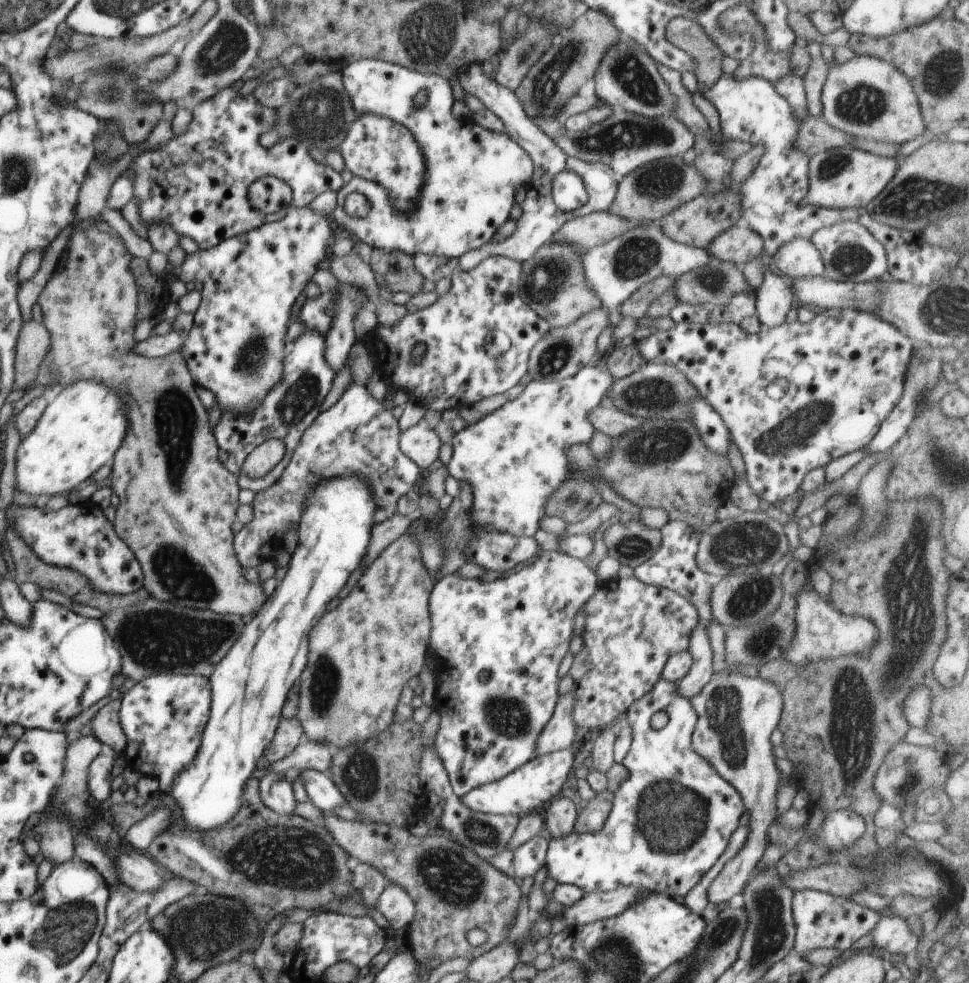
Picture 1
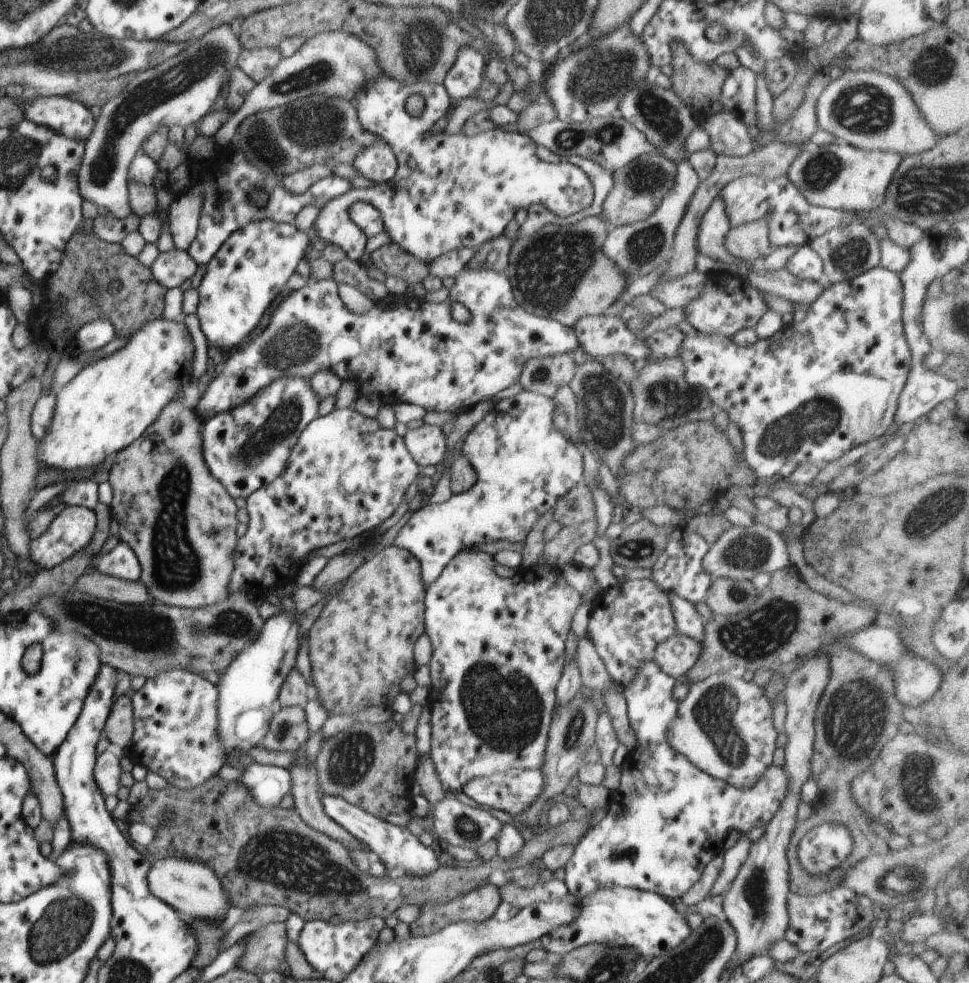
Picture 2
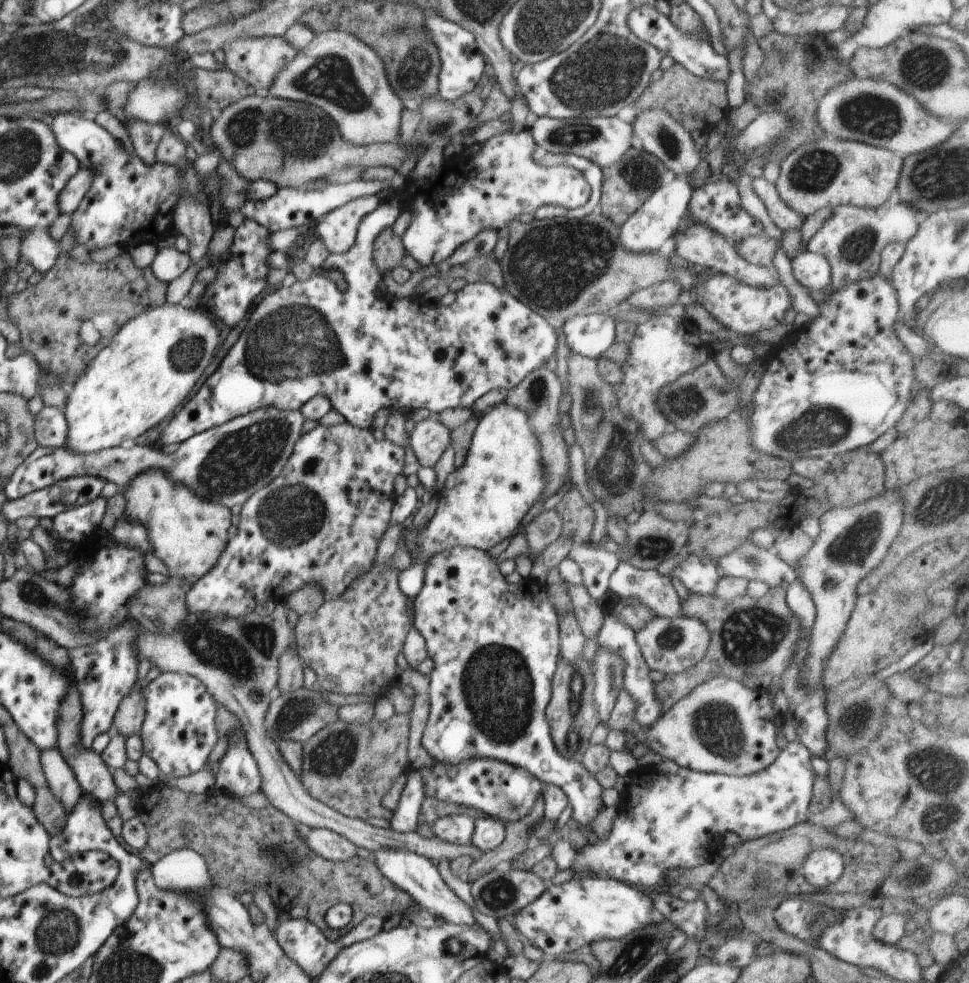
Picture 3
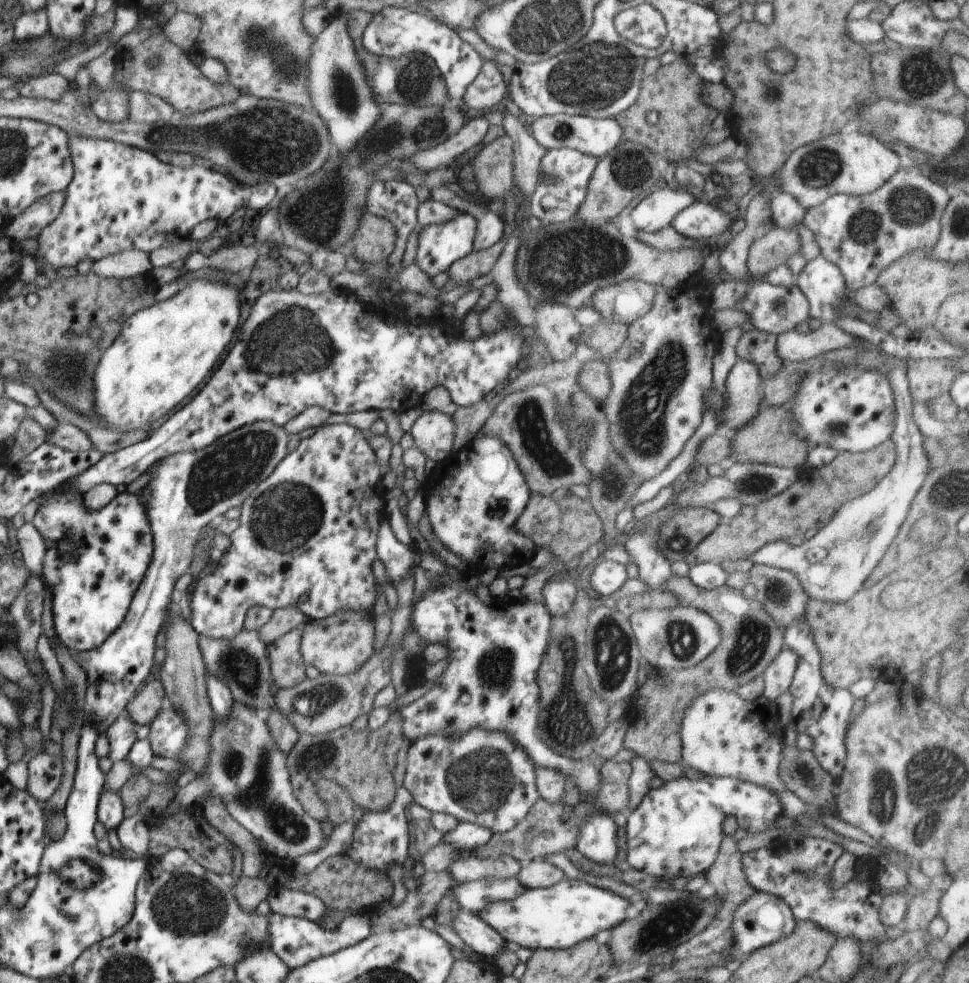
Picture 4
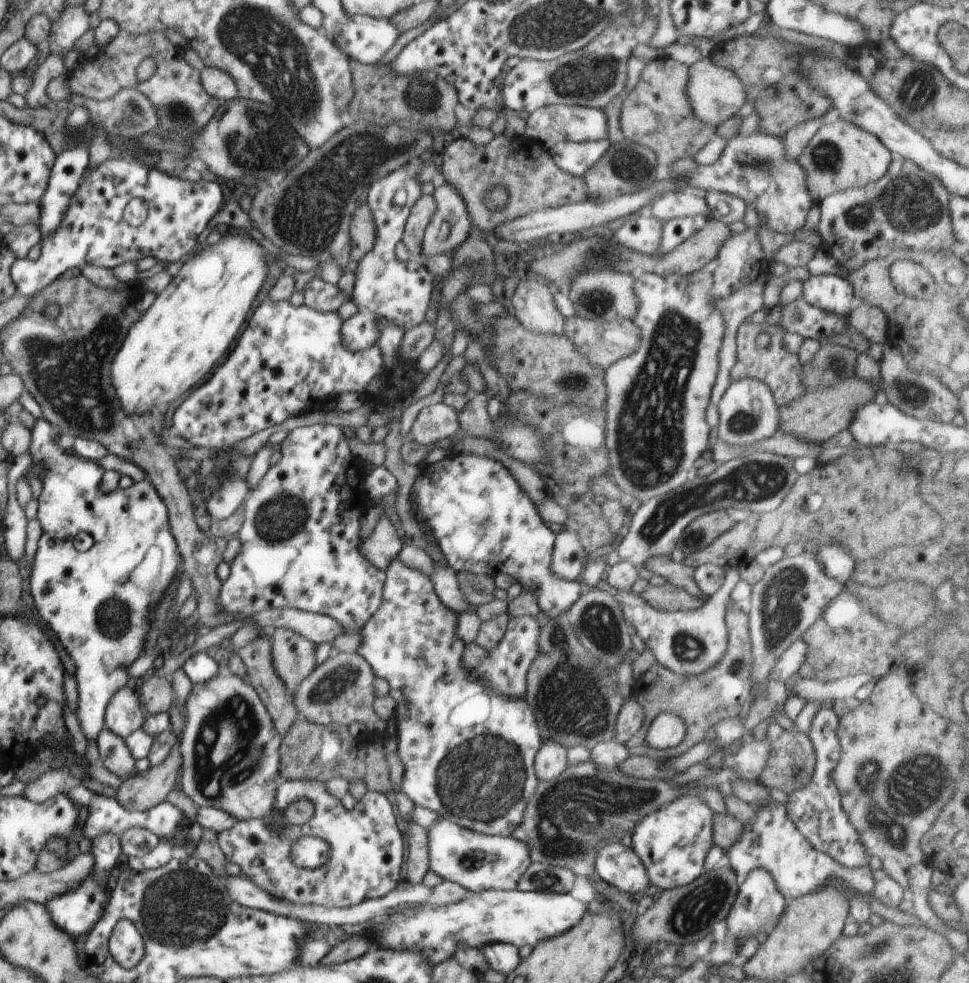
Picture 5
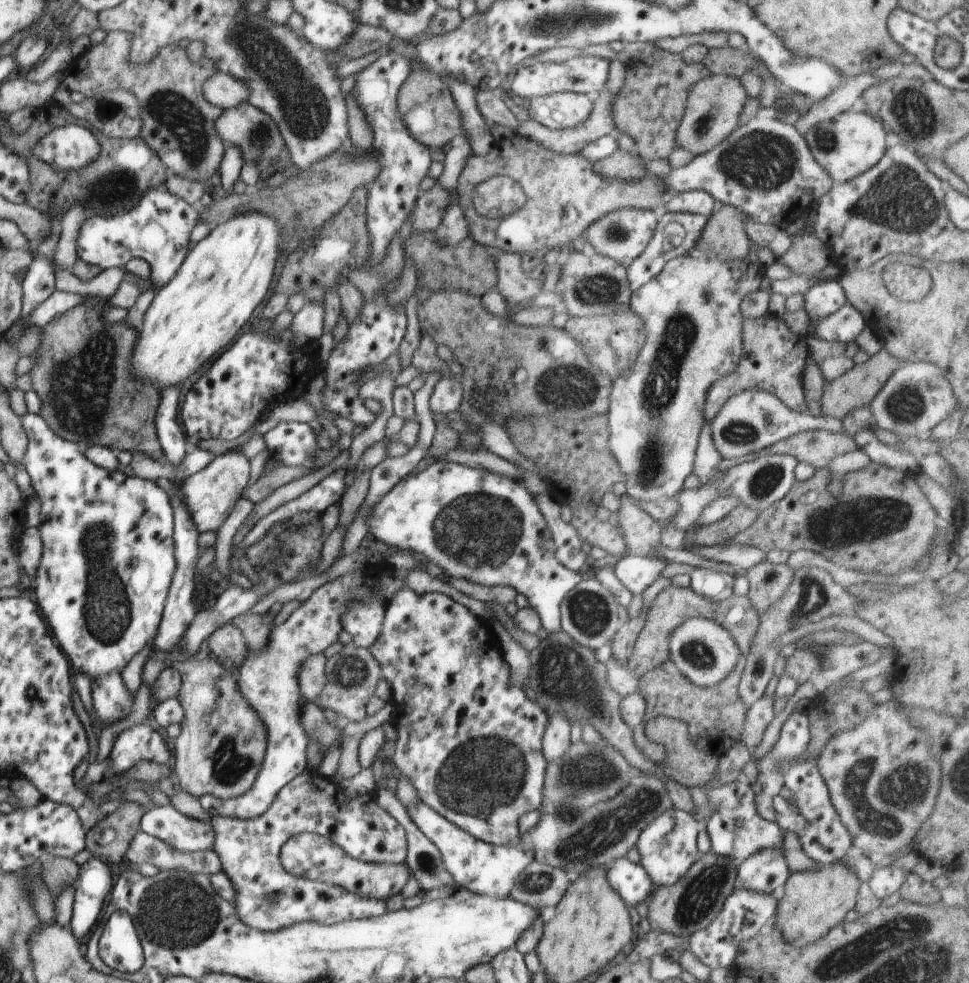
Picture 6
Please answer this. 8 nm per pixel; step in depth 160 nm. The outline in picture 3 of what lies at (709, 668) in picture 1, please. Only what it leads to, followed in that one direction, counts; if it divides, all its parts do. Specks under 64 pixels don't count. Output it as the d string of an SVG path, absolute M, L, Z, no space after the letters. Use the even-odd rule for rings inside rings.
M621 562L610 577L609 590L614 596L645 602L656 616L684 617L681 599L670 576L660 574L657 569L640 570L630 563Z

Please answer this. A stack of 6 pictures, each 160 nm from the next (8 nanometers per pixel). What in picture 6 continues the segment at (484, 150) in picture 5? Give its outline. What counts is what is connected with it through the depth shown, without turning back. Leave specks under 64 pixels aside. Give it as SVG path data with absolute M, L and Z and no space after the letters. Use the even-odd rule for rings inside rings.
M513 135L510 138L502 139L492 146L492 150L486 156L472 154L460 174L457 186L459 194L459 204L468 220L469 235L480 245L501 249L512 254L520 252L534 252L544 248L561 248L565 243L575 240L585 234L592 222L600 220L610 212L622 210L624 208L640 208L654 210L658 206L665 205L668 193L660 186L660 177L650 174L644 176L642 180L606 180L593 171L593 164L590 164L584 156L580 154L557 154L556 152L544 148L536 141L531 141L527 137ZM506 175L509 178L518 180L524 195L526 205L515 214L505 216L504 219L485 219L474 209L472 196L476 186L493 178L494 176Z

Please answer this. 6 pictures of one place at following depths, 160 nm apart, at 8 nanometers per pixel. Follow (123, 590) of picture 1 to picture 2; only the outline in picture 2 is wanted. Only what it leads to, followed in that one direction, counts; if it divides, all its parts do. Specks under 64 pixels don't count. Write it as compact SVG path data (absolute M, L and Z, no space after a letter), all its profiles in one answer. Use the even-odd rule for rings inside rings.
M67 506L52 520L48 530L33 540L31 554L39 565L38 569L52 569L74 556L75 553L84 550L92 541L96 525L97 519L94 509L88 509L84 506ZM123 541L106 554L94 552L91 562L94 570L122 580L139 581L142 576L136 554Z

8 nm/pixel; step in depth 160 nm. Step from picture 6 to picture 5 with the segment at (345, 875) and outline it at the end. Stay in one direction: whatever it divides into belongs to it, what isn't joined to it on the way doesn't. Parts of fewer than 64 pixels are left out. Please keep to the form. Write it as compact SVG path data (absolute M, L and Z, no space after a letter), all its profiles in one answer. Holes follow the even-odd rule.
M302 836L302 840L298 840L290 850L292 862L298 868L308 868L308 870L322 868L326 864L329 853L330 846L327 842L314 838L314 836Z

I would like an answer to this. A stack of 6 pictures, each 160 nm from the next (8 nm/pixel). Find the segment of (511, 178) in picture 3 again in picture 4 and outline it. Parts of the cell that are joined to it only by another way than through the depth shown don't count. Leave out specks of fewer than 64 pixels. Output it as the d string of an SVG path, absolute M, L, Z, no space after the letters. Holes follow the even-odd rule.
M460 211L450 222L441 225L425 226L419 232L417 239L417 254L414 256L416 264L428 274L430 278L446 272L454 262L464 258L473 251L477 220L467 212Z

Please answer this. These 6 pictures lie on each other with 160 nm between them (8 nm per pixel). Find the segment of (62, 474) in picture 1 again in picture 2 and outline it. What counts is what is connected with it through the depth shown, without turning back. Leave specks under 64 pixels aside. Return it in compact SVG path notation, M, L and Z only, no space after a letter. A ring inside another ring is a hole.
M156 318L127 341L126 346L90 364L56 391L54 415L36 454L42 467L78 472L100 466L140 438L192 378L195 349L184 322Z

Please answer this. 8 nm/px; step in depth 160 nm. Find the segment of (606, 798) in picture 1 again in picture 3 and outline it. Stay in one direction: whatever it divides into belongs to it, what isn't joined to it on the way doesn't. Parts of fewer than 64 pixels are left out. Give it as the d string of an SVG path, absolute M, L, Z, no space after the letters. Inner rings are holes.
M156 785L147 793L140 793L136 800L135 810L137 816L144 822L148 834L147 845L138 856L150 866L176 849L191 848L203 856L212 882L220 890L234 894L245 891L252 893L257 884L268 892L278 909L288 910L294 905L314 908L320 918L316 926L320 926L319 929L324 936L334 934L334 930L328 930L328 927L333 929L345 927L353 919L353 910L358 910L358 908L362 908L364 912L371 915L374 910L383 920L387 920L390 915L403 914L410 904L417 904L409 894L394 886L392 882L388 882L375 861L368 862L367 859L354 857L352 862L328 862L324 857L312 852L299 834L300 824L270 804L260 810L252 810L234 802L222 790L216 788L207 793L195 795L180 790L178 787Z

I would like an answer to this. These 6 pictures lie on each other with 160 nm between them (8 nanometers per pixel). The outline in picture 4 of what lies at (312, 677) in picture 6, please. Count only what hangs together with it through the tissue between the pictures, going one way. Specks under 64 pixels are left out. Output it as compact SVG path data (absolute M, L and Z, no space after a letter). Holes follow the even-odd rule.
M302 626L288 631L269 646L271 678L278 688L292 688L307 678L300 650Z

